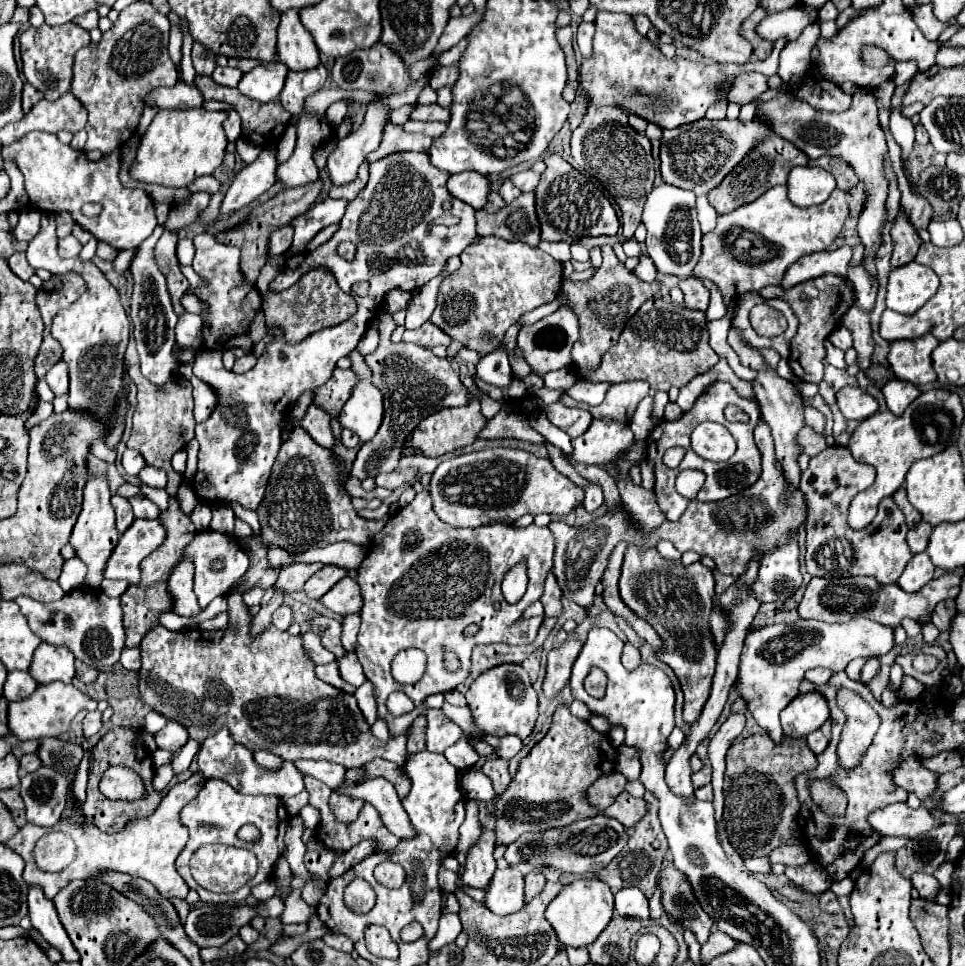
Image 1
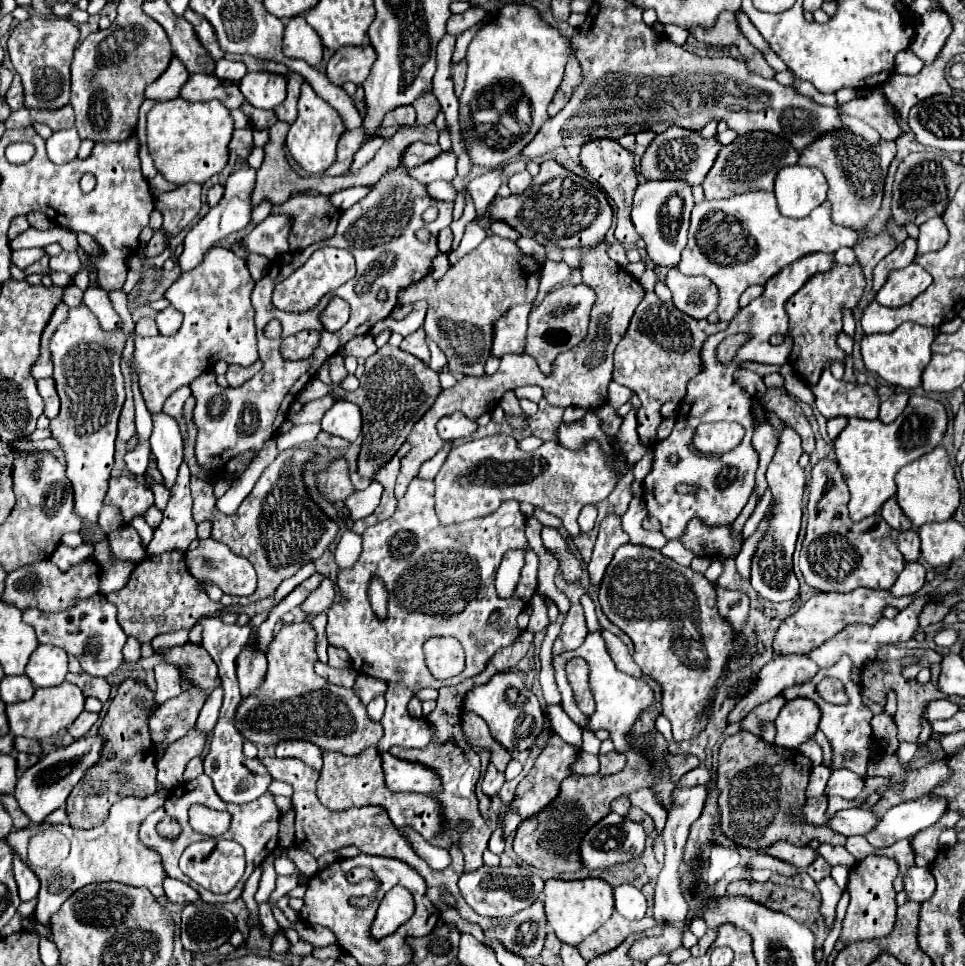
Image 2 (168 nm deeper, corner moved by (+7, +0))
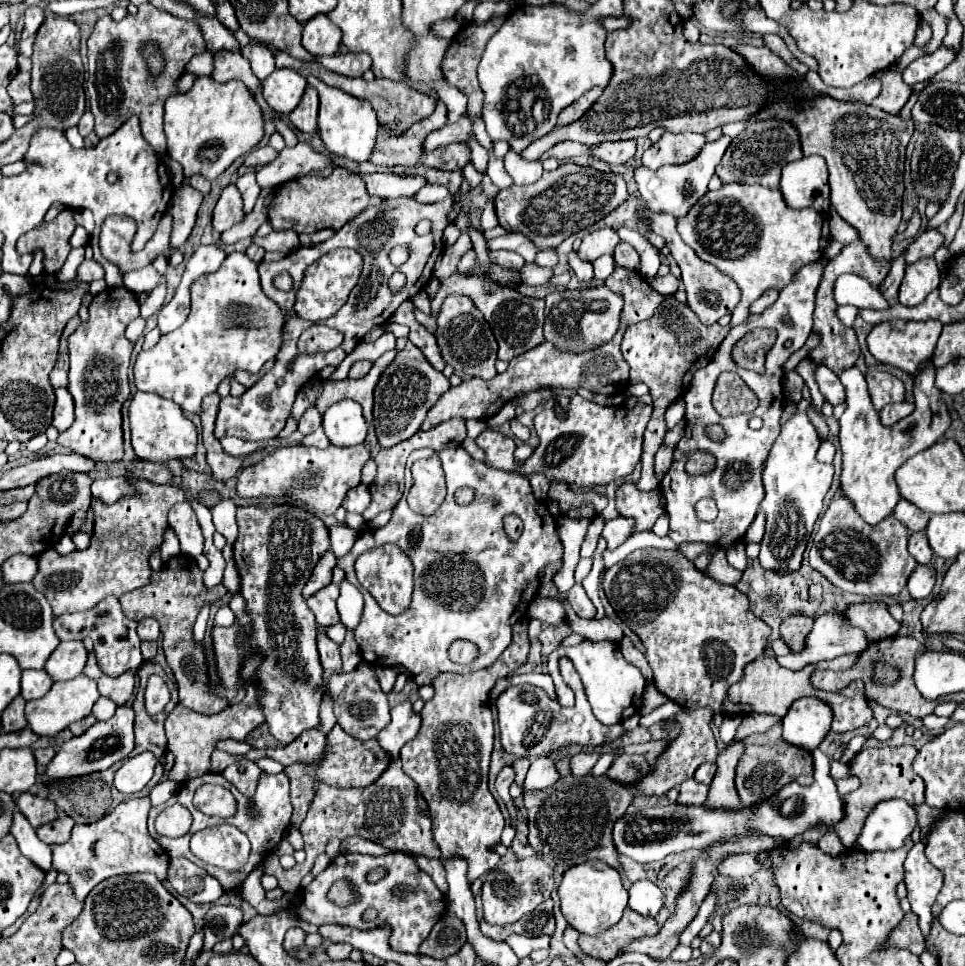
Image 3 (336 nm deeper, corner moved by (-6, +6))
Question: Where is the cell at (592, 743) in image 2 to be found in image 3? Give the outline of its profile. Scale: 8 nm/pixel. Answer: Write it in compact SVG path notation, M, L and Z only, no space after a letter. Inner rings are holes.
M564 657L559 661L559 669L562 677L575 693L575 707L567 709L561 707L557 701L551 701L547 693L535 685L517 685L509 687L497 697L497 723L501 731L501 743L507 753L517 757L529 757L529 755L549 755L557 751L559 747L577 743L577 745L603 745L615 741L619 735L623 735L621 725L607 727L591 711L591 705L587 701L587 695L583 683L576 672L570 659Z

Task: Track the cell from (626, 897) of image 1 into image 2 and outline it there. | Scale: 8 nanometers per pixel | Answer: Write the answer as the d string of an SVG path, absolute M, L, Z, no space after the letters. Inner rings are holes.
M624 883L624 885L614 887L614 897L616 897L616 911L622 917L626 917L626 919L642 919L646 915L646 909L648 909L646 897L634 885Z

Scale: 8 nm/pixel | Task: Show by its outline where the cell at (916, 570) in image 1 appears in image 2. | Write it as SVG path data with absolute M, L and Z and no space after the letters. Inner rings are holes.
M906 563L906 567L900 573L900 577L892 585L890 593L894 597L914 595L924 585L924 575L926 575L926 571L924 571L924 567L920 563Z

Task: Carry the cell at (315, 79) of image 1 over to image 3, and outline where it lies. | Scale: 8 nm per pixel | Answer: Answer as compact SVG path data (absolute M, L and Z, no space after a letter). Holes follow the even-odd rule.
M307 85L301 97L301 103L289 113L291 125L303 133L315 133L317 131L317 107L319 107L317 91L311 85Z

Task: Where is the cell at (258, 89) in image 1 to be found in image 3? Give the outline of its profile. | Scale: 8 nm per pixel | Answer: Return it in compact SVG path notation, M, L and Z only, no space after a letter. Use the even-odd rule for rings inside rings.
M275 69L267 79L261 81L261 93L265 101L279 115L289 115L297 107L305 87L305 77L293 69Z

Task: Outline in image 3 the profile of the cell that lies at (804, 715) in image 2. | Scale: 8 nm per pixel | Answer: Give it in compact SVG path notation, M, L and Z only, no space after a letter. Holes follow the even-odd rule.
M801 697L783 717L783 739L791 745L813 751L829 733L831 721L833 711L827 703L817 697Z

